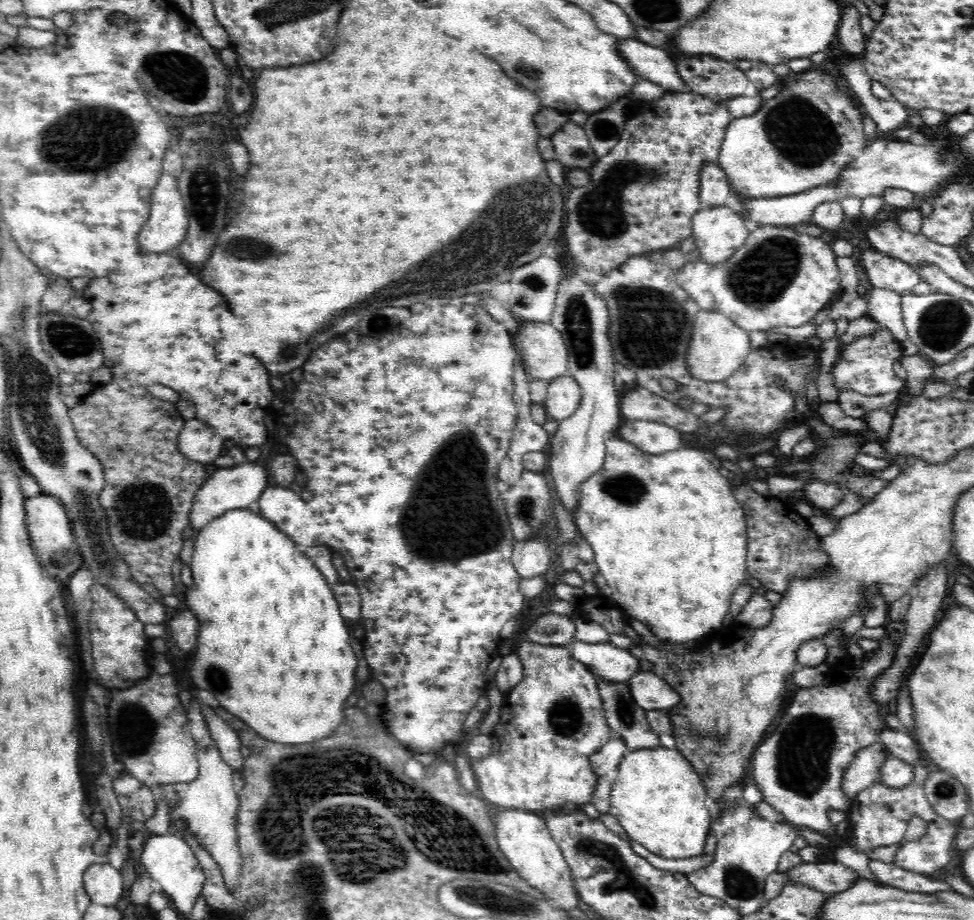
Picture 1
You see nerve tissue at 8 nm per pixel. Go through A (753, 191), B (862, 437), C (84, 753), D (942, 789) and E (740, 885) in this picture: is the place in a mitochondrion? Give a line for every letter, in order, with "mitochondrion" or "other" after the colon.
A: other
B: other
C: other
D: mitochondrion
E: mitochondrion

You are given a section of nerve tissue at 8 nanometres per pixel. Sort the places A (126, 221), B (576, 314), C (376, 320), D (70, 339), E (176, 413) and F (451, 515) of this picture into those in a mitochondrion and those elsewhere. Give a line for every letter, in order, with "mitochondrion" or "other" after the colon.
A: other
B: mitochondrion
C: mitochondrion
D: mitochondrion
E: other
F: mitochondrion

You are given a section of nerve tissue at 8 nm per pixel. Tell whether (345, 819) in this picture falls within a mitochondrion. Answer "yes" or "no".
yes

